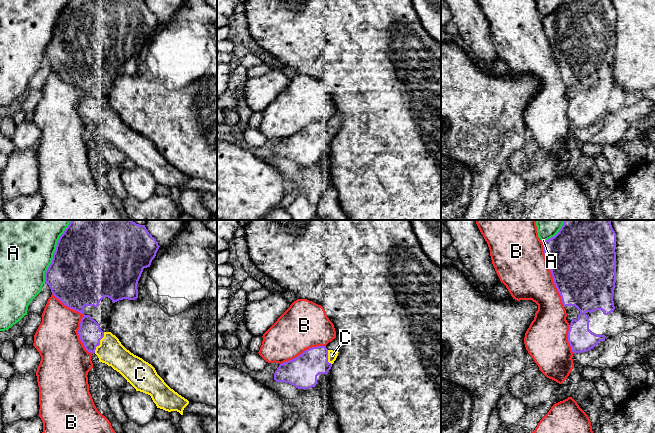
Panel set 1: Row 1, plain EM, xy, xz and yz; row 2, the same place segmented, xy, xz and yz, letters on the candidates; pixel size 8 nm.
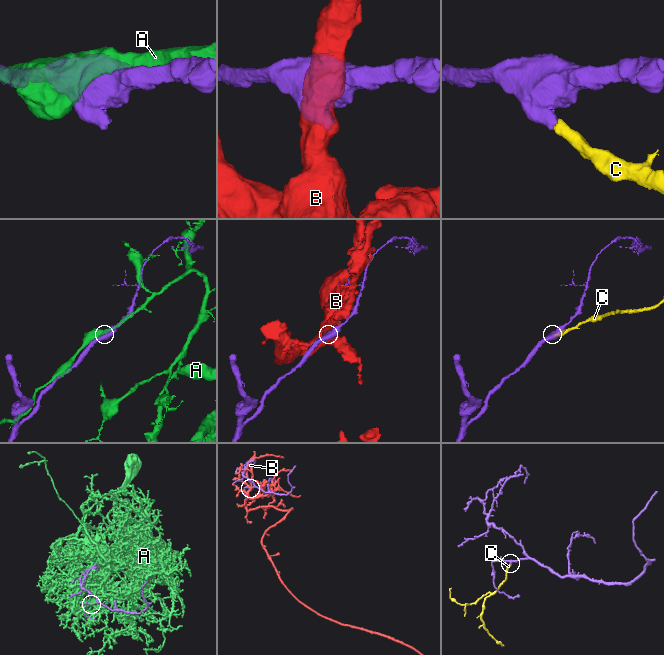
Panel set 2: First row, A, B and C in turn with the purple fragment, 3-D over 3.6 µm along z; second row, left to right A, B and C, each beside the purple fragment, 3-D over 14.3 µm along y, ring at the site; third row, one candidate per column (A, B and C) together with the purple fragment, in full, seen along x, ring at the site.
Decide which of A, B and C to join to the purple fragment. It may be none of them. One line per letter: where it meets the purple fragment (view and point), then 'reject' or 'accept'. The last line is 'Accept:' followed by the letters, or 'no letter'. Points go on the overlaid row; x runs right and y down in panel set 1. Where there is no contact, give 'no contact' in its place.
A: meets purple in xy at (55, 251); reject
B: meets purple in xy at (81, 320); reject
C: meets purple in xy at (99, 342); accept
Accept: C

